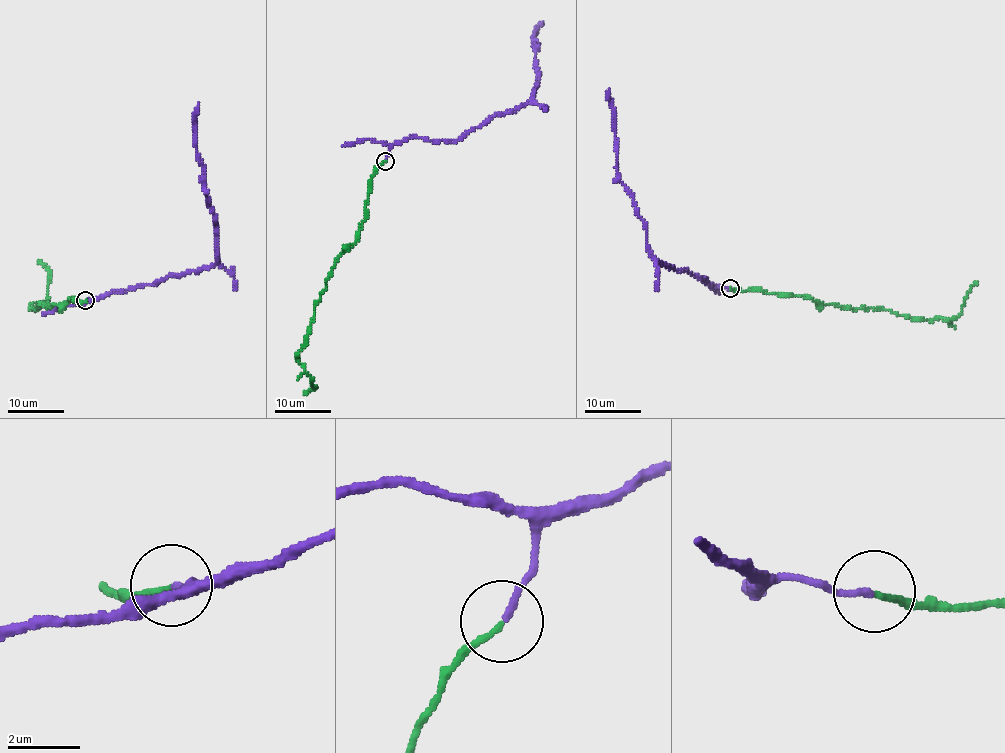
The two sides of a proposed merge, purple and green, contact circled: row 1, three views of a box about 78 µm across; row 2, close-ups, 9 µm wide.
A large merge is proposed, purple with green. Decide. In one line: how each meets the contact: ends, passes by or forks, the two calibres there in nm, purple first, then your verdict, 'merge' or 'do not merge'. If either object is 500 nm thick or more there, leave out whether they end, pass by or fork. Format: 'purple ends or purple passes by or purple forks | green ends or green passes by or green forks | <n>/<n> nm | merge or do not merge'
purple ends | green ends | 190/150 nm | merge

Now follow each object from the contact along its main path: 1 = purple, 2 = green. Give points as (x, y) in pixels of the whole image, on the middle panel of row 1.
1: (385, 160), (392, 146), (407, 138), (458, 141), (493, 116), (525, 106), (538, 85), (533, 36), (542, 25)
2: (385, 160), (370, 180), (358, 239), (335, 264), (298, 354), (316, 387), (304, 393)

